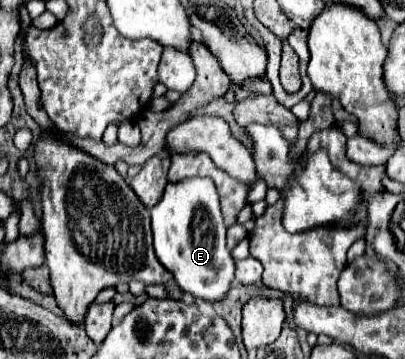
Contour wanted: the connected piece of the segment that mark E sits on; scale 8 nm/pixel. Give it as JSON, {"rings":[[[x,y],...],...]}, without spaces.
{"rings":[[[193,177],[181,183],[169,183],[163,193],[163,199],[151,209],[151,227],[153,227],[155,255],[159,263],[171,271],[181,291],[193,295],[195,299],[203,299],[211,303],[223,301],[227,297],[233,283],[235,261],[231,257],[231,251],[225,245],[225,225],[223,225],[221,207],[219,207],[219,195],[211,179]]]}

